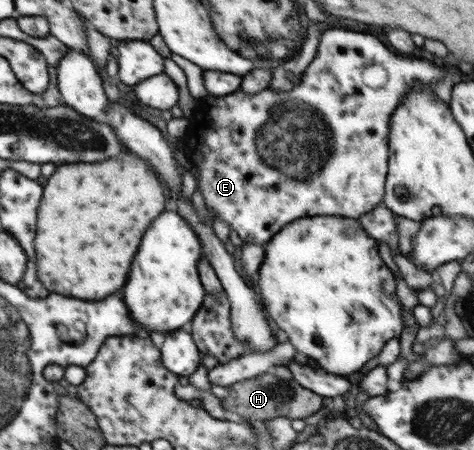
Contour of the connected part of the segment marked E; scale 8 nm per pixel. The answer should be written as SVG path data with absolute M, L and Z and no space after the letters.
M330 29L321 34L321 40L317 47L314 59L309 67L300 75L300 83L292 87L290 91L272 91L266 88L264 91L246 95L239 89L228 95L206 95L198 101L194 113L191 115L190 127L183 138L185 139L182 154L182 164L187 166L191 163L197 167L197 188L204 197L205 205L215 211L214 217L228 223L230 230L238 233L244 243L264 244L274 234L278 233L287 223L300 218L312 217L312 215L340 216L350 219L358 219L360 216L372 211L373 208L382 204L386 193L386 178L388 177L388 137L390 137L390 119L396 107L402 103L402 99L414 91L414 89L426 89L433 87L446 75L446 67L438 67L426 59L414 59L412 55L400 55L386 43L378 41L378 37L368 33L356 33L346 29Z

